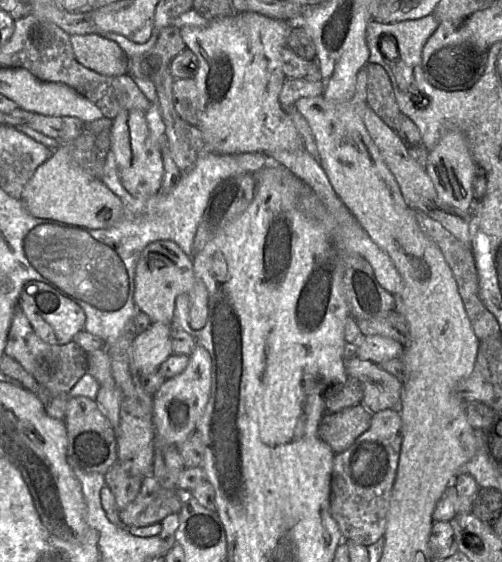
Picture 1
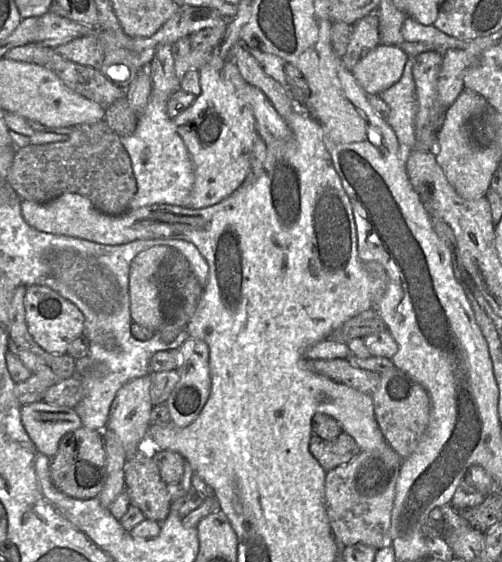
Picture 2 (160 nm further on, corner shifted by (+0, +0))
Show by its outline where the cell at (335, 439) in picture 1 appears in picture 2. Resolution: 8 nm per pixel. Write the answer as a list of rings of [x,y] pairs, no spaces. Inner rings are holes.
[[[344,431],[331,440],[312,434],[309,450],[327,472],[348,463],[360,452],[356,441]]]

